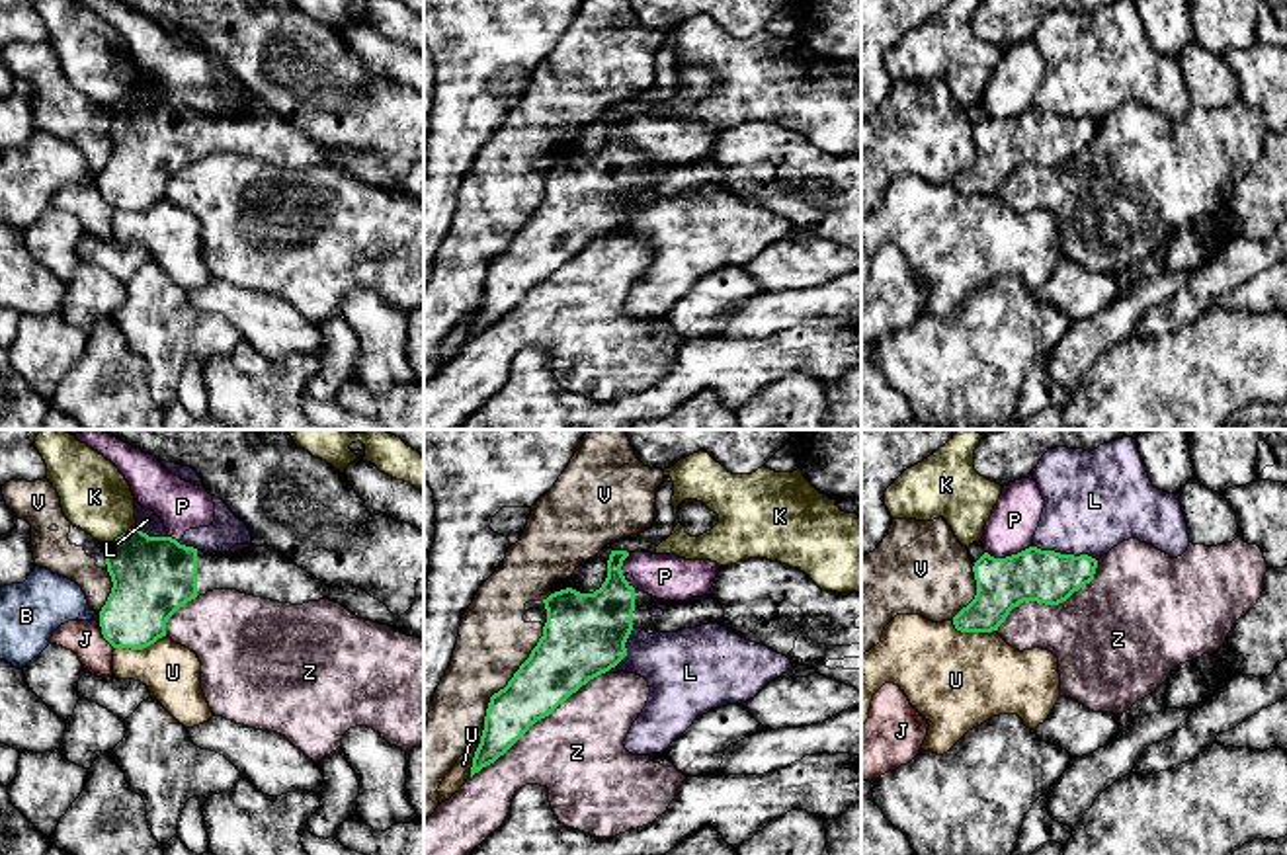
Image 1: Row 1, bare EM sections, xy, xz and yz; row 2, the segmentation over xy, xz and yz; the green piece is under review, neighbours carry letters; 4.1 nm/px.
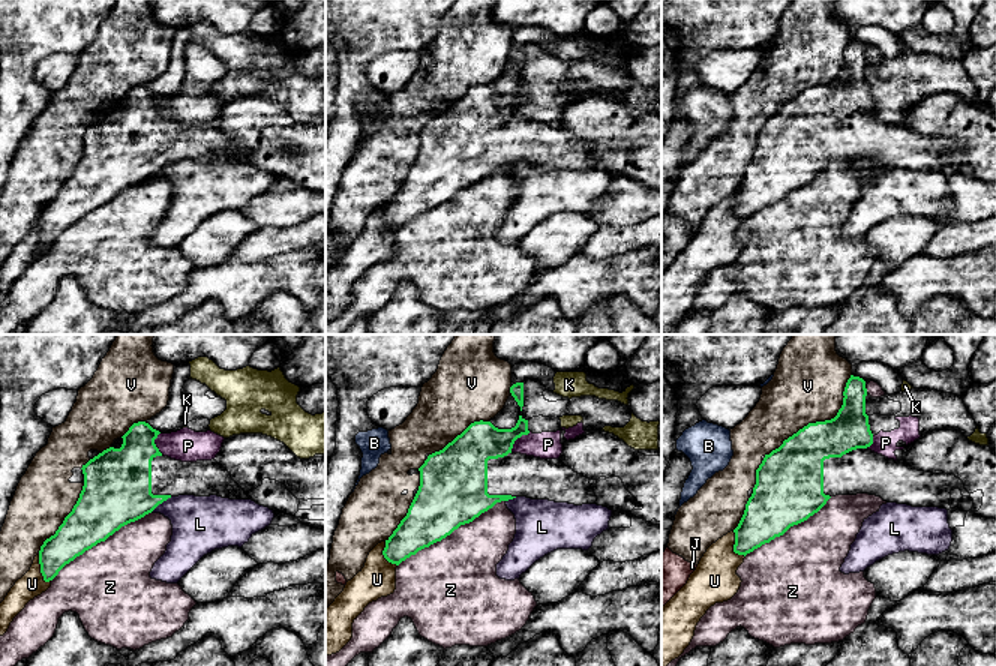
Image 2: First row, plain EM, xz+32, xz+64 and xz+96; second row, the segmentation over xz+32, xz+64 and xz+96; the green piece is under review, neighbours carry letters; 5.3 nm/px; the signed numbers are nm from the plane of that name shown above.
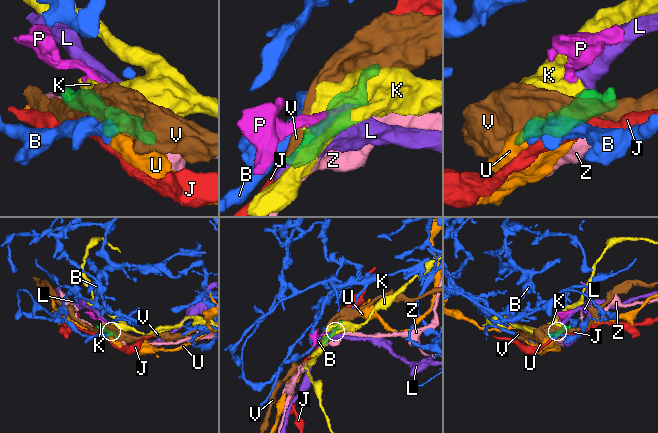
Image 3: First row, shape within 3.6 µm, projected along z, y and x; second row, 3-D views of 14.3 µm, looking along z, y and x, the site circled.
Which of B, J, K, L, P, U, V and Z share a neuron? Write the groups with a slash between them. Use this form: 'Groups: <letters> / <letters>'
Groups: B / J / K / L / P / U / V / Z

